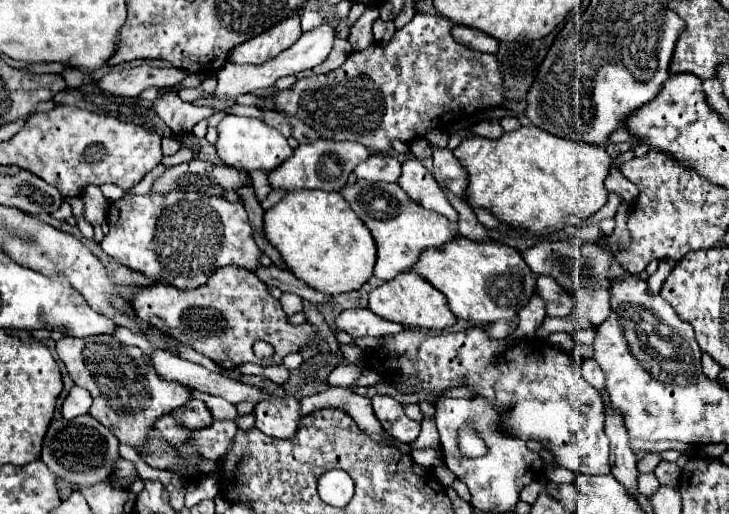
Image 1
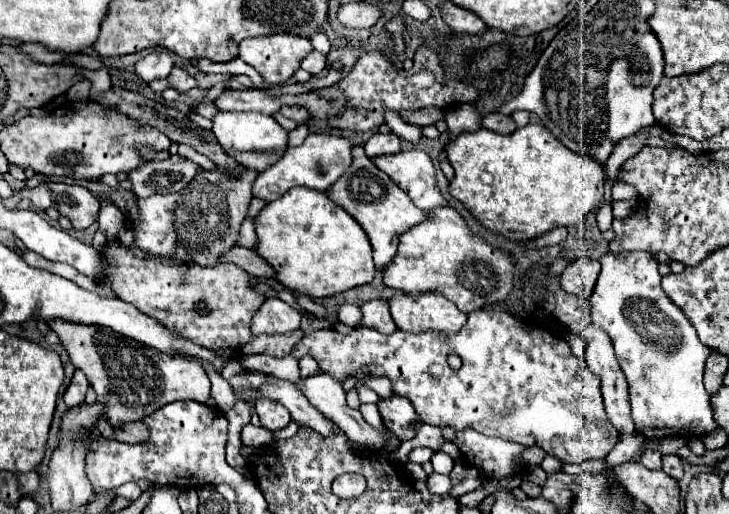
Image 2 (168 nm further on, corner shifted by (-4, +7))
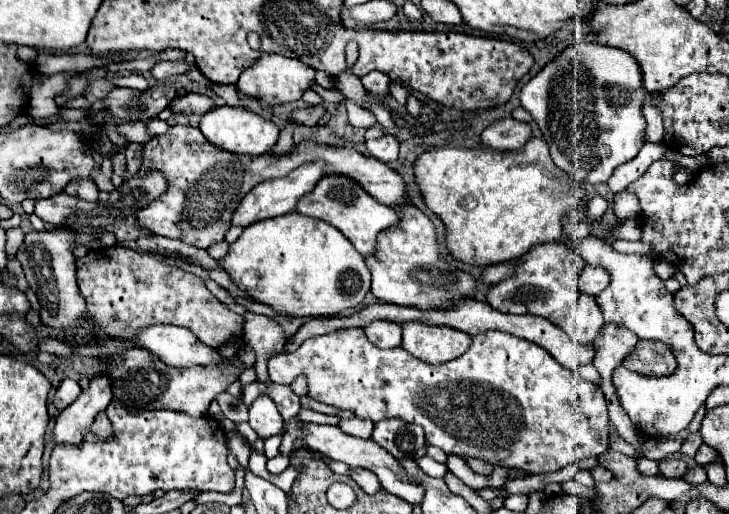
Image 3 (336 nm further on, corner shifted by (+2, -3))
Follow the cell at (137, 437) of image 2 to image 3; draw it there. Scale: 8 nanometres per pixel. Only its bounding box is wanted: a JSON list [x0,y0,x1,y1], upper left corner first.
[87,411,113,441]

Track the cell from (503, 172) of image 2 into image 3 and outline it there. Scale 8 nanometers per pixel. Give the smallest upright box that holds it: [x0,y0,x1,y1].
[413,137,585,267]

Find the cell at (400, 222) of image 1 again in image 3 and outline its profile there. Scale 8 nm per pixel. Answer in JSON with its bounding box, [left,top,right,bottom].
[297,177,397,257]

